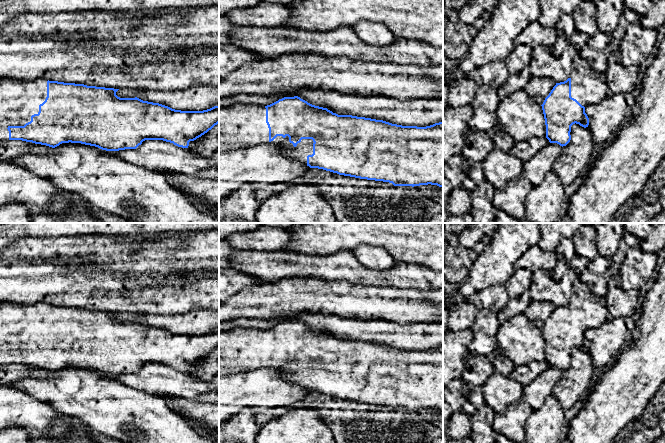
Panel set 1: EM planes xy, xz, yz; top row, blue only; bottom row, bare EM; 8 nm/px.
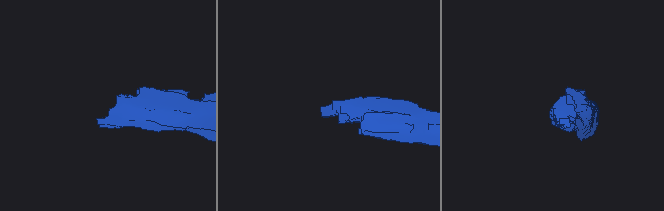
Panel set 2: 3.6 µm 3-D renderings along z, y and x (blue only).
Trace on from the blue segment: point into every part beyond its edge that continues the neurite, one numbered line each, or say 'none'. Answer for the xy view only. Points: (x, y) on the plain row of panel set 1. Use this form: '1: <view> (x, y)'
1: xy (19, 323)

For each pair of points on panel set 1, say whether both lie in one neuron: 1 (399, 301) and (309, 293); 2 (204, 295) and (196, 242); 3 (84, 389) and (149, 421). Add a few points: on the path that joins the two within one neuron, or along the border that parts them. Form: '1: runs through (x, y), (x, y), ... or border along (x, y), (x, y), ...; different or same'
1: runs through (377, 301), (331, 298); same
2: border along (208, 276), (205, 278); different
3: runs through (100, 400), (105, 405), (133, 407); same

